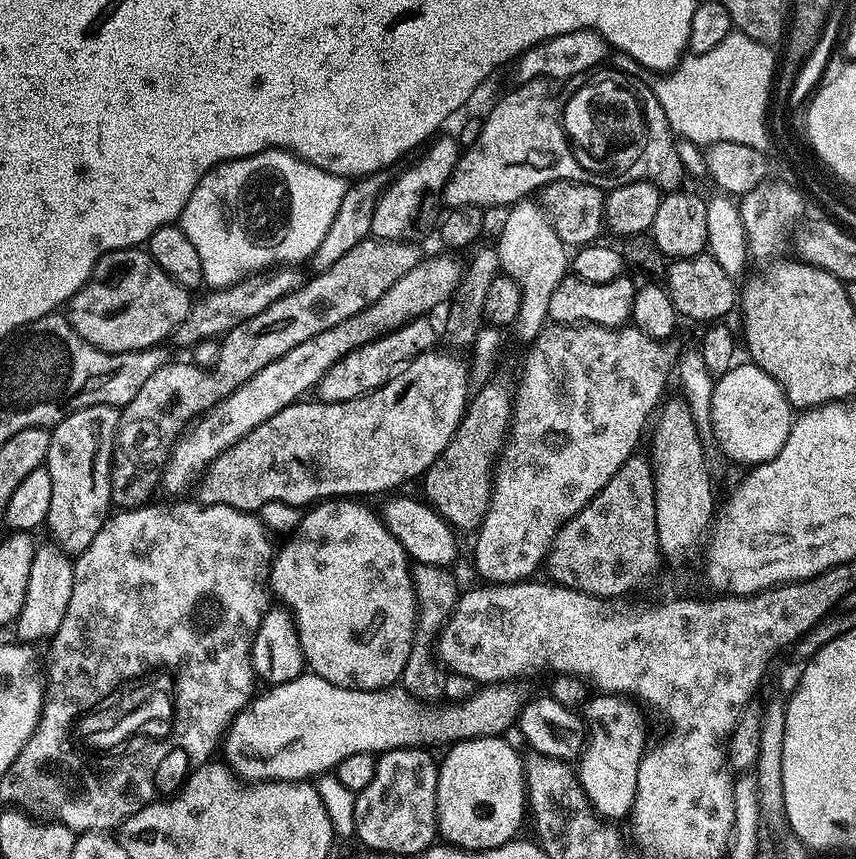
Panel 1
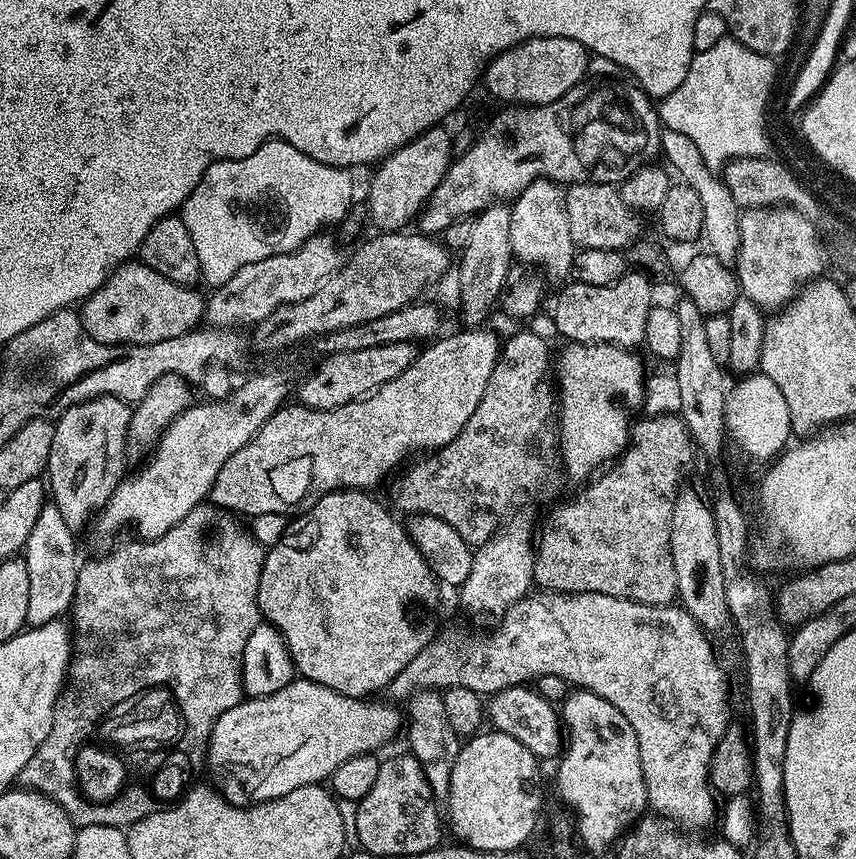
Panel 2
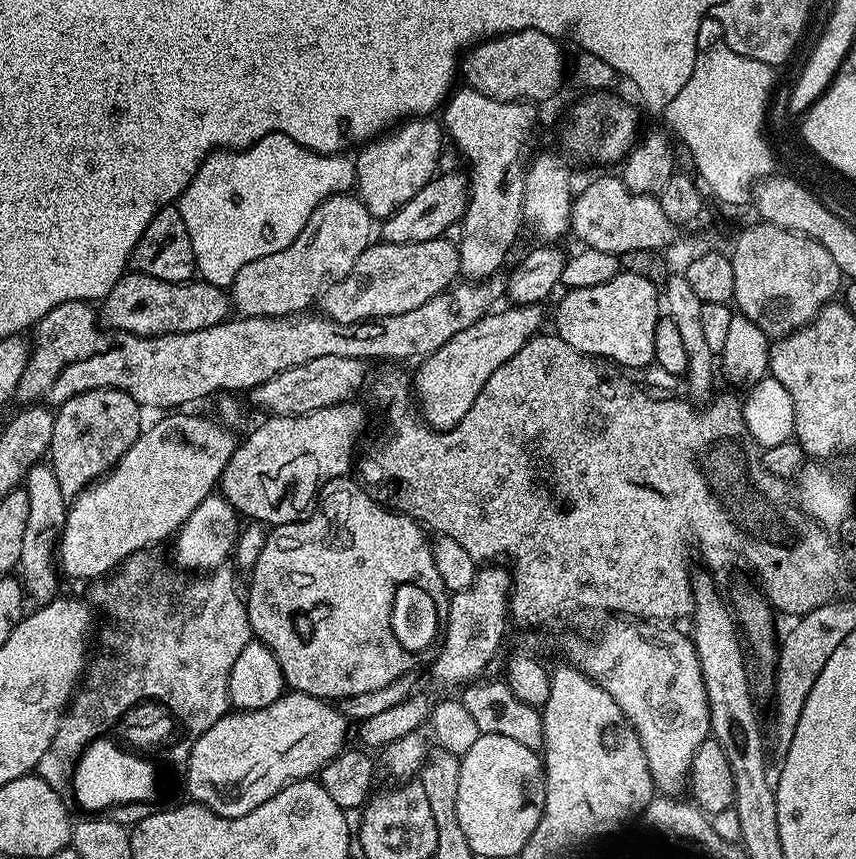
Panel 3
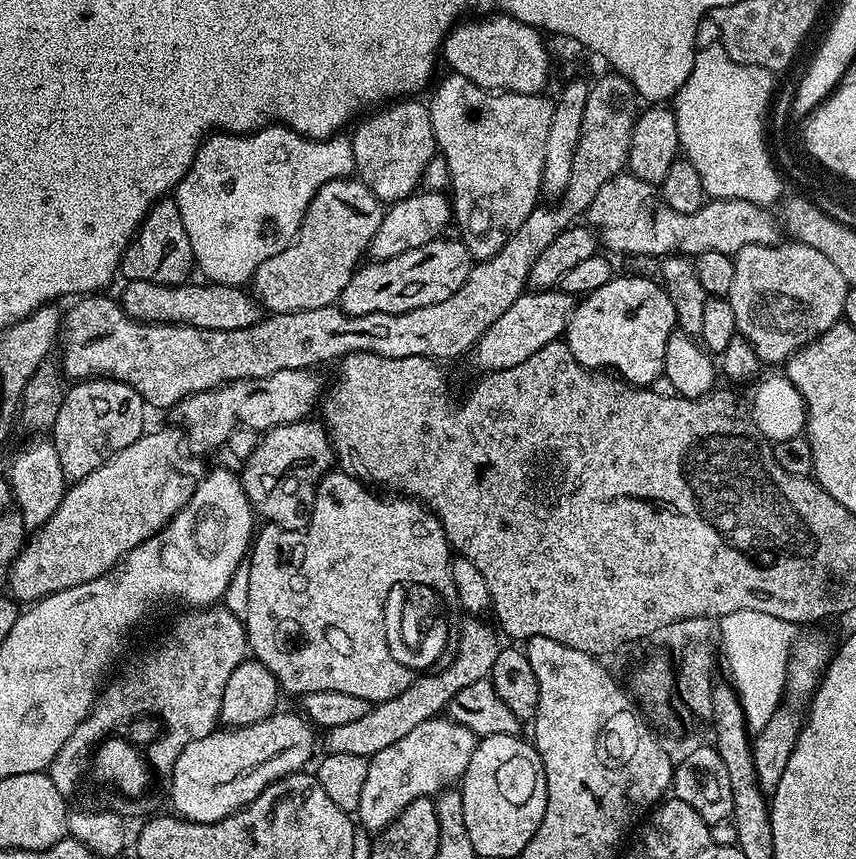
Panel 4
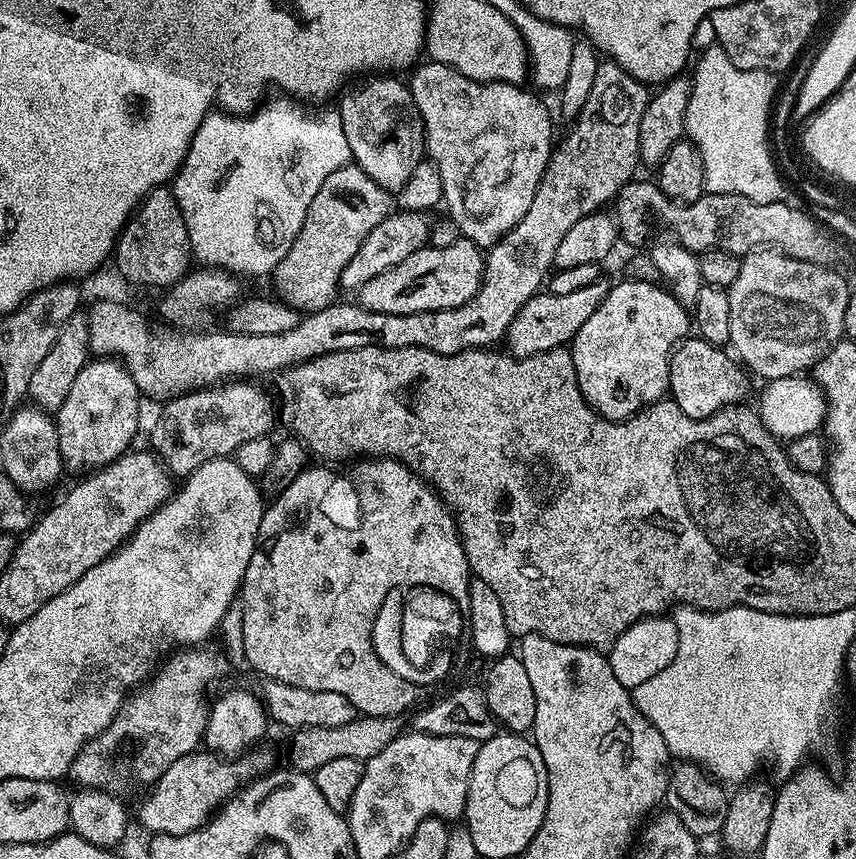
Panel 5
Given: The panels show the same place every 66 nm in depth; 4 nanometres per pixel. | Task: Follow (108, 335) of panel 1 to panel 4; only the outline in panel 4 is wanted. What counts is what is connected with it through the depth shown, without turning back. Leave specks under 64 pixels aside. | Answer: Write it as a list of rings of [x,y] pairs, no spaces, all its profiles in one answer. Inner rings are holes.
[[[130,280],[123,285],[124,293],[118,296],[118,303],[126,315],[145,324],[185,324],[206,330],[242,330],[262,319],[260,305],[243,287],[211,282],[192,283],[155,284]]]

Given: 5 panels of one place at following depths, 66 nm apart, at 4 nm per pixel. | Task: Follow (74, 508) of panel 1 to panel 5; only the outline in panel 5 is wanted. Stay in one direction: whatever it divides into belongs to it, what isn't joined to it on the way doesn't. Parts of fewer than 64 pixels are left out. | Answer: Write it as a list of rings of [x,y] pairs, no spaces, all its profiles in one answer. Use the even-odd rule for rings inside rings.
[[[89,359],[84,369],[74,378],[74,386],[70,386],[70,394],[66,397],[66,402],[62,402],[62,406],[54,414],[58,430],[58,450],[65,469],[69,473],[72,471],[88,474],[114,463],[116,459],[127,453],[133,447],[132,439],[140,428],[140,400],[142,401],[142,393],[119,359]]]

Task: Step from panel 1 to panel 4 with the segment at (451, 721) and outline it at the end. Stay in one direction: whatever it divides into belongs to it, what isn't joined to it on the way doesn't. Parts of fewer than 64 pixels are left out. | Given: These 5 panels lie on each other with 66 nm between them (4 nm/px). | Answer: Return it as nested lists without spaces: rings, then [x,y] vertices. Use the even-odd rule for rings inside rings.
[[[280,710],[262,722],[254,722],[241,728],[225,727],[223,730],[210,733],[206,738],[189,742],[182,750],[182,754],[178,754],[172,767],[171,811],[180,819],[192,820],[196,824],[213,824],[225,820],[232,813],[246,807],[254,798],[258,798],[260,791],[273,784],[275,780],[281,780],[291,772],[301,771],[305,767],[304,763],[311,758],[316,744],[318,748],[318,736],[312,731],[313,725],[303,715],[295,716],[292,712]]]

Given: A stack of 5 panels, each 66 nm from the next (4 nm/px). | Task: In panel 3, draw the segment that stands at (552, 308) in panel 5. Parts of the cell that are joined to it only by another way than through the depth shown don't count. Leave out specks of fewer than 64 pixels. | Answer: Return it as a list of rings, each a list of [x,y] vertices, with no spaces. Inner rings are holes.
[[[538,304],[508,306],[505,312],[493,310],[474,322],[474,326],[462,330],[462,334],[450,338],[446,346],[423,357],[419,361],[416,380],[414,376],[414,396],[424,423],[443,430],[462,422],[490,374],[494,374],[498,366],[510,362],[510,358],[514,358],[514,354],[543,329],[540,327],[544,324],[544,310]]]

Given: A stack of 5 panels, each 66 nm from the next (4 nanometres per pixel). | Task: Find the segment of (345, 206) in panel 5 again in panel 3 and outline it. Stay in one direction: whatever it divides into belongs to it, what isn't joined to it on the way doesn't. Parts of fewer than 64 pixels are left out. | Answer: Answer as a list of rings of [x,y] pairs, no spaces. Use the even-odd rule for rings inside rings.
[[[359,195],[328,196],[310,214],[306,226],[278,254],[246,262],[230,285],[230,304],[240,316],[295,316],[317,303],[334,282],[354,270],[354,262],[373,243],[374,218]]]

